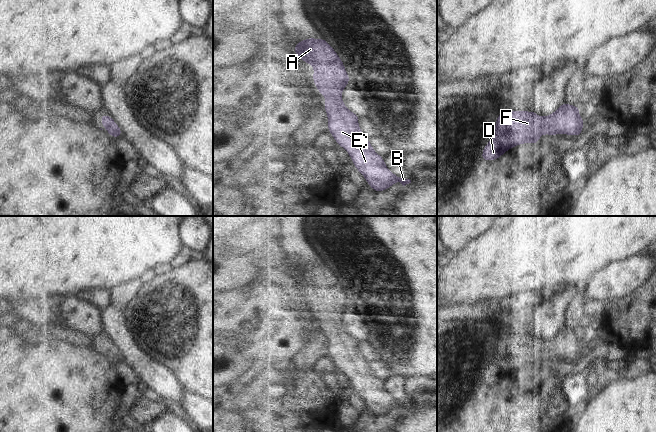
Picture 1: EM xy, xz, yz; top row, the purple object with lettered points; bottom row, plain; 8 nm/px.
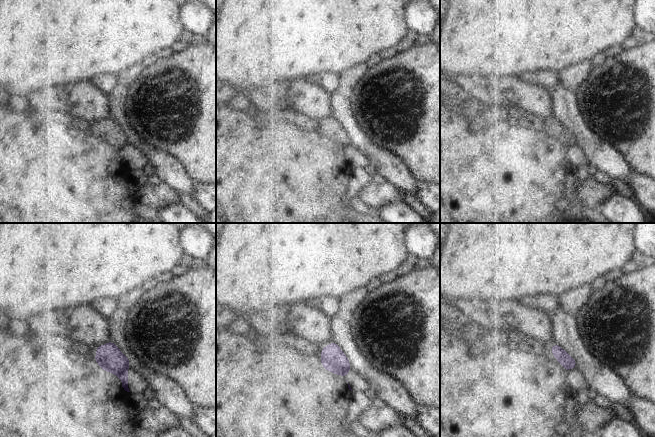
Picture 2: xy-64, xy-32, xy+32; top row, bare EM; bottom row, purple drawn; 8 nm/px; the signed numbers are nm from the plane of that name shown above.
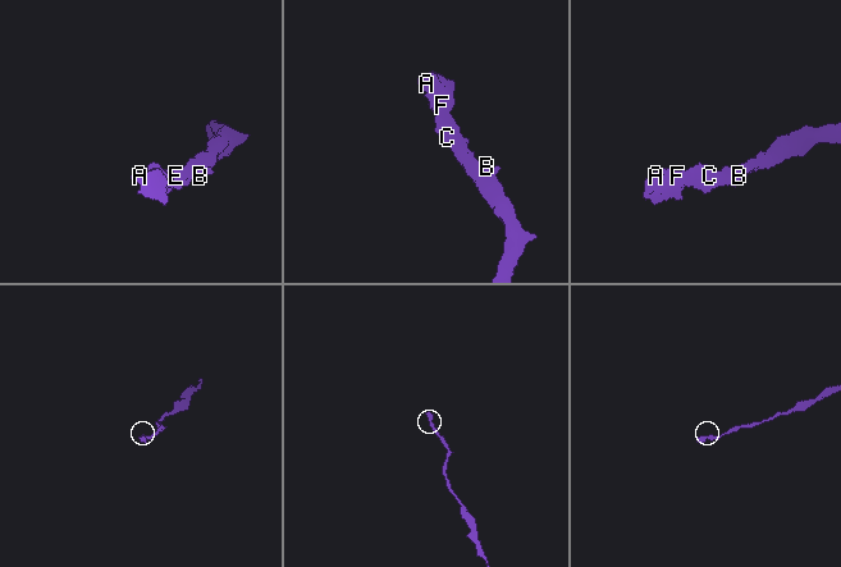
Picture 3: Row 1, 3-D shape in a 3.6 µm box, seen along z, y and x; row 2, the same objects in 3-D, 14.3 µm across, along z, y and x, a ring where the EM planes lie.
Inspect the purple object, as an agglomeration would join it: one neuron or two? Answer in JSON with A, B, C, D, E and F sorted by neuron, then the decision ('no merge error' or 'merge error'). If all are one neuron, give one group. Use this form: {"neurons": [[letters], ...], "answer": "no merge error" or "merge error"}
{"neurons": [["A", "B", "C", "D", "E", "F"]], "answer": "no merge error"}

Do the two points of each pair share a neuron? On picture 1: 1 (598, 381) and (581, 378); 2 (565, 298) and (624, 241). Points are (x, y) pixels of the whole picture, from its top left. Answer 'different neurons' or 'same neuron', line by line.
1: different neurons
2: different neurons

